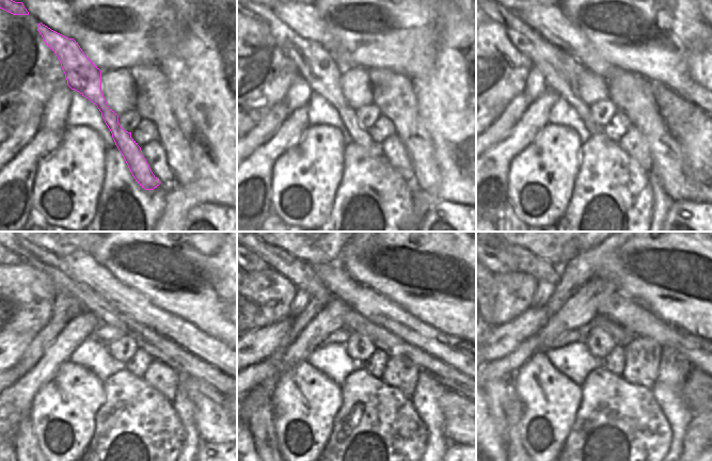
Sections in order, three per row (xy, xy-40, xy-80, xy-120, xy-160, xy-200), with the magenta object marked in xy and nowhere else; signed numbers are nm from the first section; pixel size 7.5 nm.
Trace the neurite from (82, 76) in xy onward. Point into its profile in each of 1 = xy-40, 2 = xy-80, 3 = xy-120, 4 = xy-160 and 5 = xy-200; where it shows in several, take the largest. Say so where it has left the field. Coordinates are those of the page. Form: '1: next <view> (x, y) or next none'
1: next xy-40 (319, 68)
2: next xy-80 (558, 68)
3: next xy-120 (40, 258)
4: next xy-160 (301, 273)
5: next xy-200 (527, 263)

